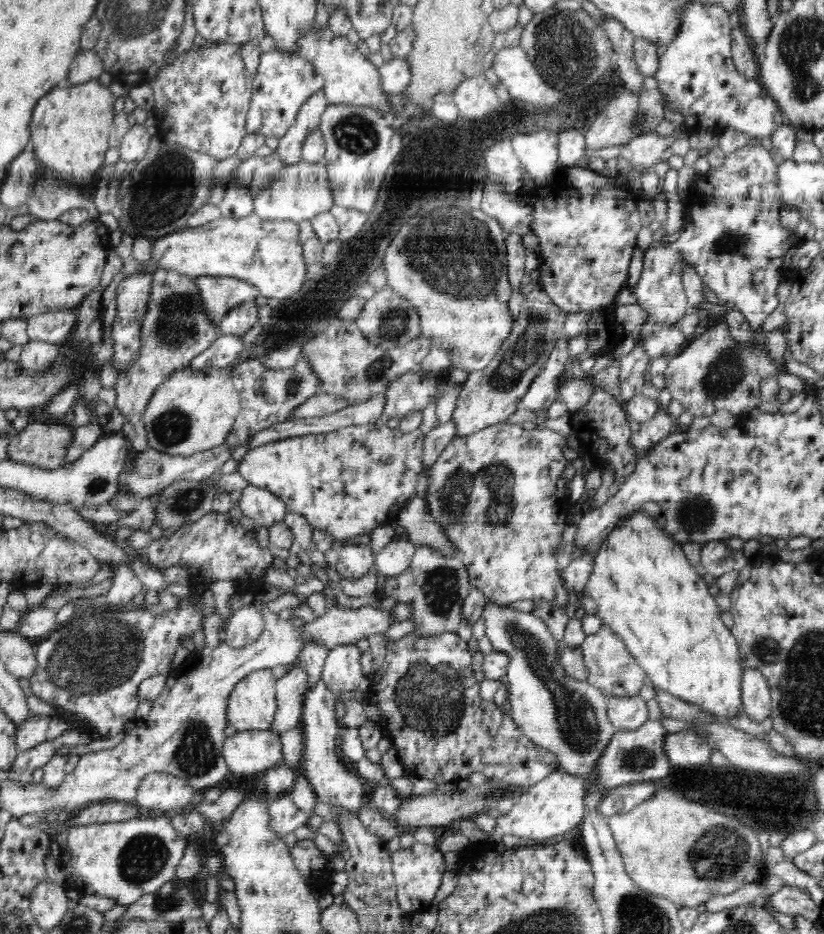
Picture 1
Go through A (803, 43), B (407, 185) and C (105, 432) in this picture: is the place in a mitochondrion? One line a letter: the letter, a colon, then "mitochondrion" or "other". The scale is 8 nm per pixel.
A: mitochondrion
B: other
C: other

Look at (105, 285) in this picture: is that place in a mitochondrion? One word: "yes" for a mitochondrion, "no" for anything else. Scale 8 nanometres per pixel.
no

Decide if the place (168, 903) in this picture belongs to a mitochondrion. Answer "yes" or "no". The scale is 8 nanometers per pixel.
yes

